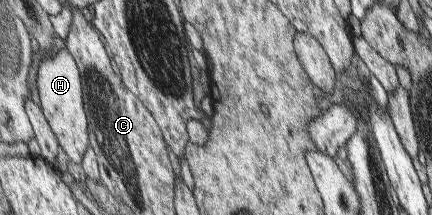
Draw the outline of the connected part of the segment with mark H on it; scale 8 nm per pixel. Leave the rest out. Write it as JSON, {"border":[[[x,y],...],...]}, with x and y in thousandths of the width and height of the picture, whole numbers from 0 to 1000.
{"border":[[[141,228],[125,270],[111,279],[109,298],[95,307],[86,344],[95,502],[160,744],[190,772],[192,735],[208,684],[208,549],[204,530],[197,530],[197,502],[192,502],[197,391],[188,391],[188,381],[197,381],[197,372],[188,372],[181,284],[160,228]]]}

